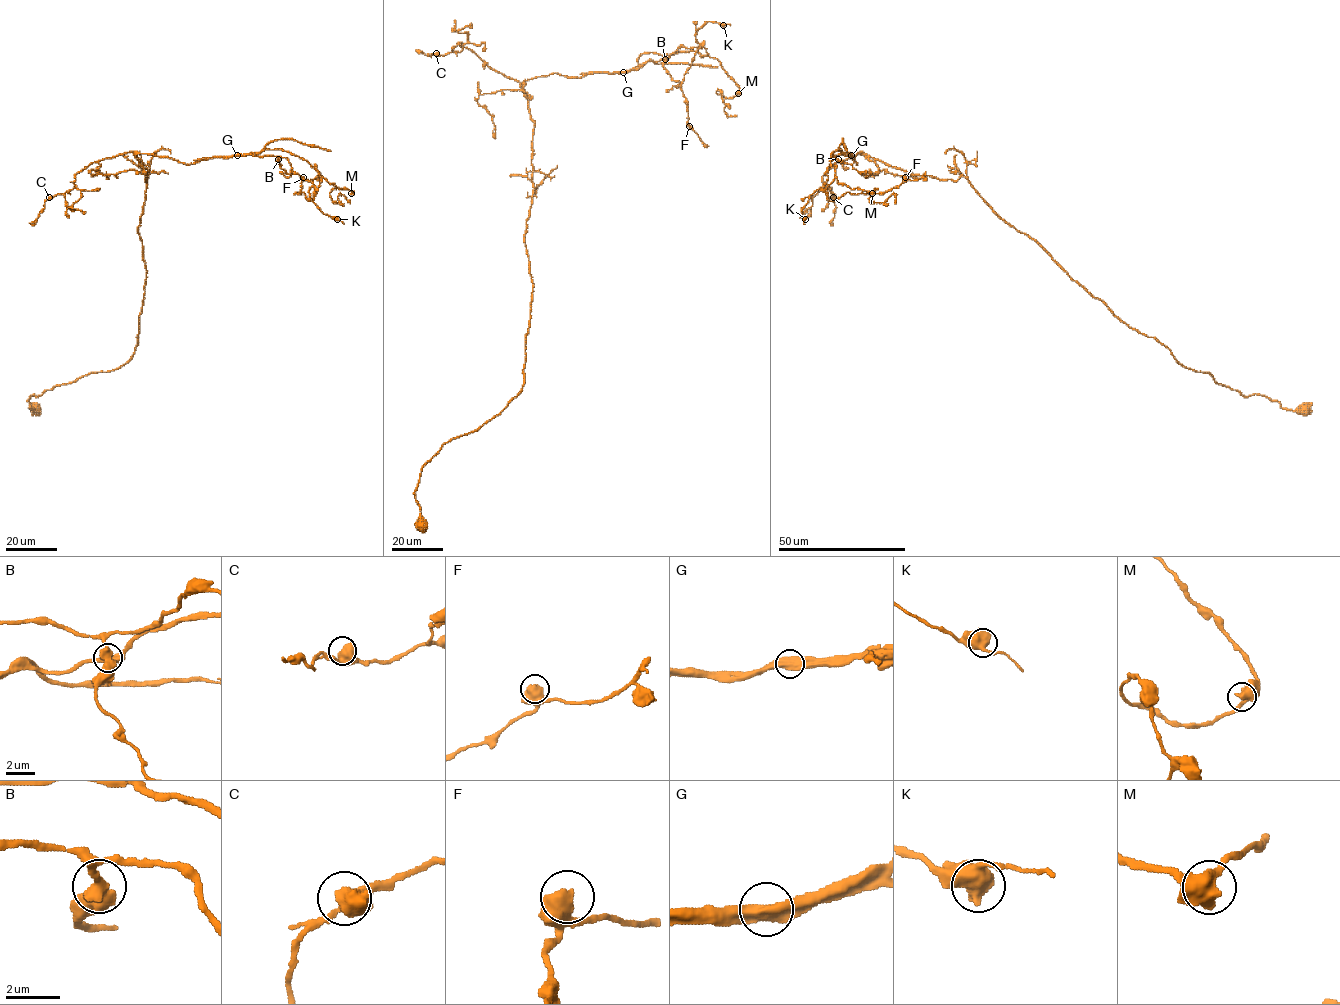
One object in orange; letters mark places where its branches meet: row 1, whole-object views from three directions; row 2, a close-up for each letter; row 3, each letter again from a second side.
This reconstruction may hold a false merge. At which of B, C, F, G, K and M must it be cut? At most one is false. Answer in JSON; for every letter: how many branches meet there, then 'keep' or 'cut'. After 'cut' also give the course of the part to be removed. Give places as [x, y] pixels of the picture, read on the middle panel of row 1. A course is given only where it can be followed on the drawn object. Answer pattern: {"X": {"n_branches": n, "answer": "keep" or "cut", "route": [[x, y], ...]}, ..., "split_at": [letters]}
{"B": {"n_branches": 2, "answer": "keep"}, "C": {"n_branches": 2, "answer": "keep"}, "F": {"n_branches": 2, "answer": "keep"}, "G": {"n_branches": 2, "answer": "cut", "route": [[623, 72], [682, 52], [706, 56], [703, 46], [696, 51], [680, 89], [687, 124], [708, 146]]}, "K": {"n_branches": 2, "answer": "keep"}, "M": {"n_branches": 2, "answer": "keep"}, "split_at": ["G"]}

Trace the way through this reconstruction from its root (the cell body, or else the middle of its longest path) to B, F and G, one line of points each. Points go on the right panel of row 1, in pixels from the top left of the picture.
B: (1301, 410), (1181, 365), (962, 176), (838, 159)
F: (1301, 410), (1181, 365), (962, 176), (838, 154), (823, 190), (833, 201), (905, 177)
G: (1301, 410), (1181, 365), (962, 176), (851, 155)

